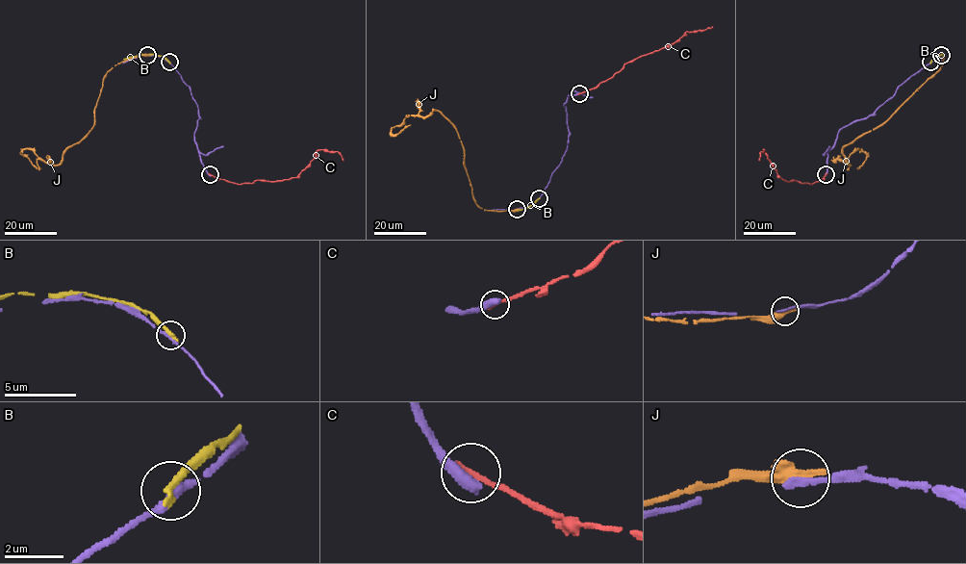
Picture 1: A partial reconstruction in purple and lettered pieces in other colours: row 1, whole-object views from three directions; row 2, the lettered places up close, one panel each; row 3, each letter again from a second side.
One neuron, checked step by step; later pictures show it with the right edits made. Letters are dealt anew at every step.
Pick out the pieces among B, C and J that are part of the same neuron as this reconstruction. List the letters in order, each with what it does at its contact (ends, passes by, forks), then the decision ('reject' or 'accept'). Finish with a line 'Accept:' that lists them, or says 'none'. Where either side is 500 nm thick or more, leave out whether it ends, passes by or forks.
B: it ends | reject
C: reject
J: reject
Accept: none

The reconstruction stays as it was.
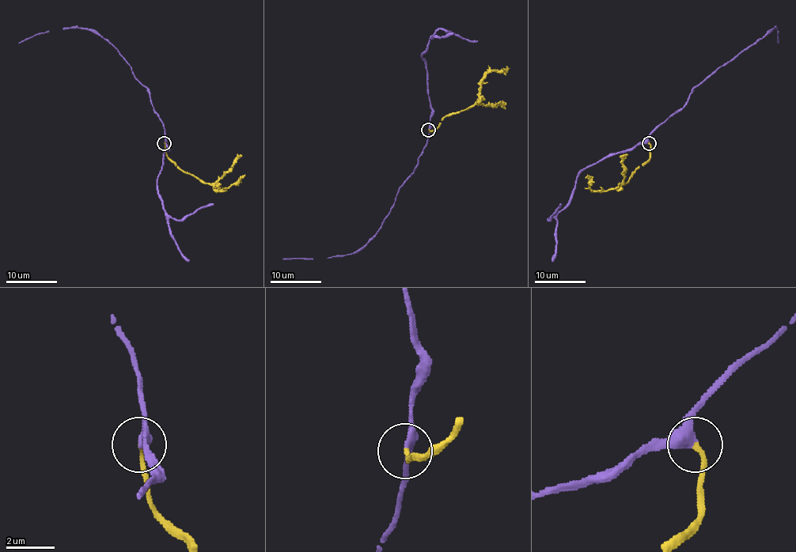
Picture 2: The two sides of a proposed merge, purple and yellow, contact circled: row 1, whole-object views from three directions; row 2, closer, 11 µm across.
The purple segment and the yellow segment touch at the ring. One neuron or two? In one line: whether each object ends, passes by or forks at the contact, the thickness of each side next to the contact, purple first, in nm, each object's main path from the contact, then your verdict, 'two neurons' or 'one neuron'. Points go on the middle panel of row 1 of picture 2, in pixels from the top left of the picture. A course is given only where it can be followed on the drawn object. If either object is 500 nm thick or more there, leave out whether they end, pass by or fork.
purple passes by; yellow ends there; 340 nm thick on the purple side, 190 nm on the other; purple runs (429, 129), (429, 137), (412, 172), (399, 187), (381, 227), (365, 245), (351, 254), (327, 258), (282, 258); yellow runs (429, 129), (434, 130), (445, 116), (468, 109), (478, 97), (481, 80), (487, 73), (509, 68); one neuron

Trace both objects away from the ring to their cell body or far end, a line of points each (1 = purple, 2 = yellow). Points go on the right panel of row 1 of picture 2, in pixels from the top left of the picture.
1: (648, 142), (648, 136), (684, 106), (691, 90), (775, 27), (778, 43)
2: (648, 142), (650, 158), (628, 180), (616, 188), (593, 190), (587, 174)

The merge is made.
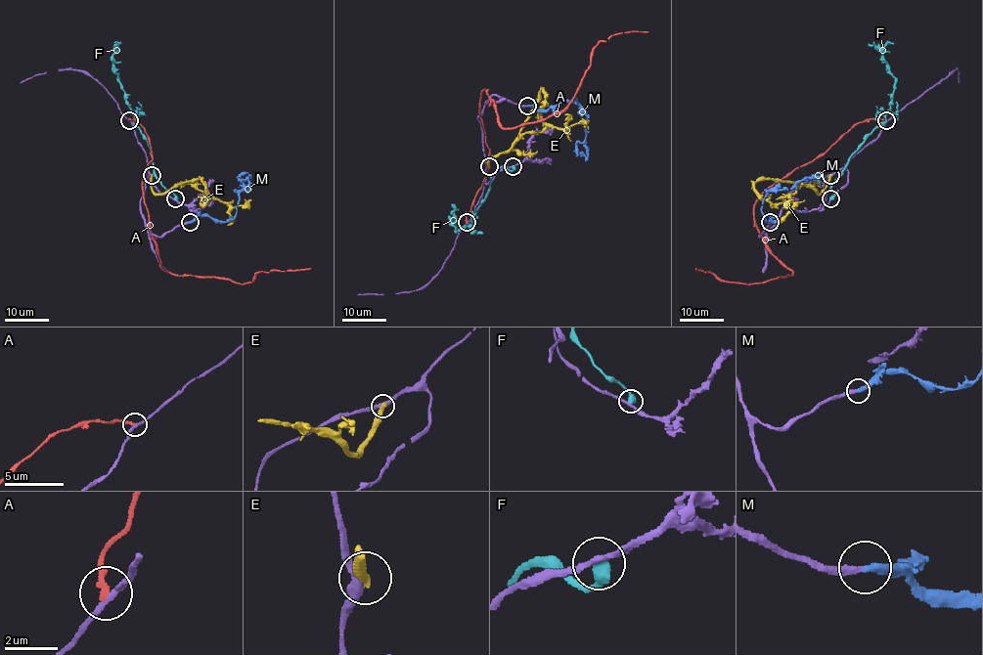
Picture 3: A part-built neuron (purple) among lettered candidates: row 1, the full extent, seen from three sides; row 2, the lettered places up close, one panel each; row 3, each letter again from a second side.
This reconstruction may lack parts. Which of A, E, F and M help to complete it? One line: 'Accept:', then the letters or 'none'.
Accept: M

